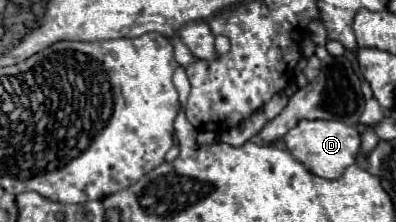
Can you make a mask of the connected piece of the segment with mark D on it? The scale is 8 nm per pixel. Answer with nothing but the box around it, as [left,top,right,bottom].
[285,120,361,178]

